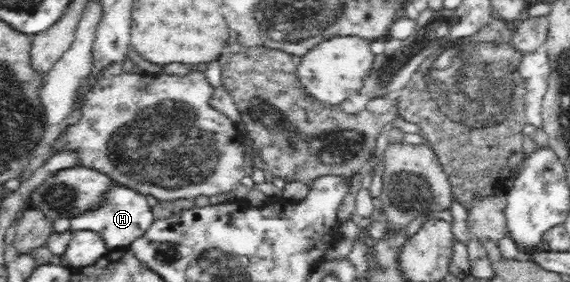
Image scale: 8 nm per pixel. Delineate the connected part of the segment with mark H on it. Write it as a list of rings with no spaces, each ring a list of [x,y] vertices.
[[[115,186],[102,209],[73,218],[70,221],[70,230],[94,230],[103,237],[110,250],[127,249],[147,234],[154,220],[153,207],[149,206],[144,194],[127,187]]]

